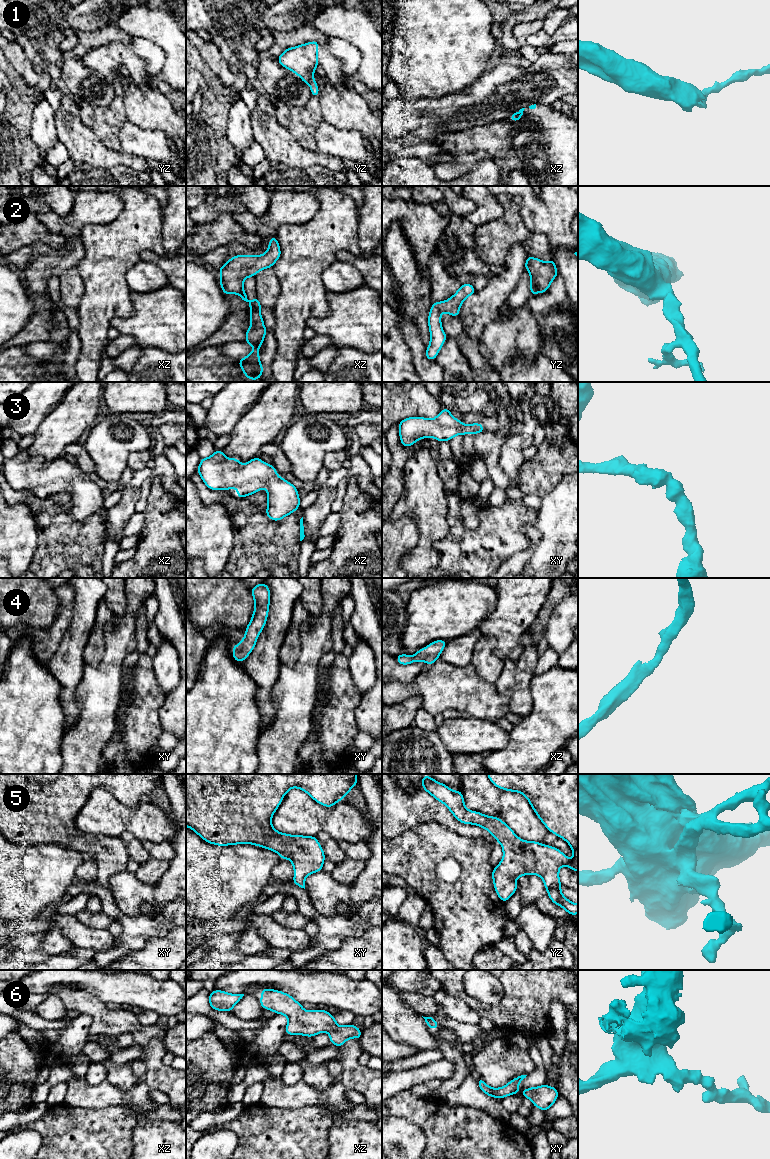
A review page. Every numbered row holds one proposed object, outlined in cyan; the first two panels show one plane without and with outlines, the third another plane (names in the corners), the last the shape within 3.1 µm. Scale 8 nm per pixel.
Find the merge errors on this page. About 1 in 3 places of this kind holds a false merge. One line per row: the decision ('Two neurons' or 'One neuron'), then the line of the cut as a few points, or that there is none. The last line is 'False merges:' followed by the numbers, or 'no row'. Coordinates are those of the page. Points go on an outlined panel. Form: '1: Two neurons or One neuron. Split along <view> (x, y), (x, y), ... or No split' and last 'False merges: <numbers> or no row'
1: Two neurons. Split along yz (313, 79), (308, 83)
2: One neuron. No split
3: One neuron. No split
4: One neuron. No split
5: One neuron. No split
6: One neuron. No split
False merges: 1

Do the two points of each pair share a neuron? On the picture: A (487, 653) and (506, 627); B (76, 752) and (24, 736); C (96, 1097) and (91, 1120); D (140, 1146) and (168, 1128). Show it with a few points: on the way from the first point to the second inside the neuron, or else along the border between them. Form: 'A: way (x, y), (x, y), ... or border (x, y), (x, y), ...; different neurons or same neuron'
A: border (482, 635), (495, 639), (494, 653), (503, 660); different neurons
B: border (65, 731), (62, 737), (61, 763); different neurons
C: border (117, 1105), (100, 1108), (71, 1107); different neurons
D: way (147, 1137), (148, 1131), (159, 1131); same neuron

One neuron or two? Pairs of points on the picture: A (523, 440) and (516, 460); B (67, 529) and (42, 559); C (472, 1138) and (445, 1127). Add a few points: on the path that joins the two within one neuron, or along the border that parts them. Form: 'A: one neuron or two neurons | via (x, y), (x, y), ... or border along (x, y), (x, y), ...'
A: one neuron | via (518, 445), (516, 447), (516, 455)
B: one neuron | via (61, 536), (61, 540), (49, 552)
C: one neuron | via (465, 1135), (456, 1135), (452, 1132)

